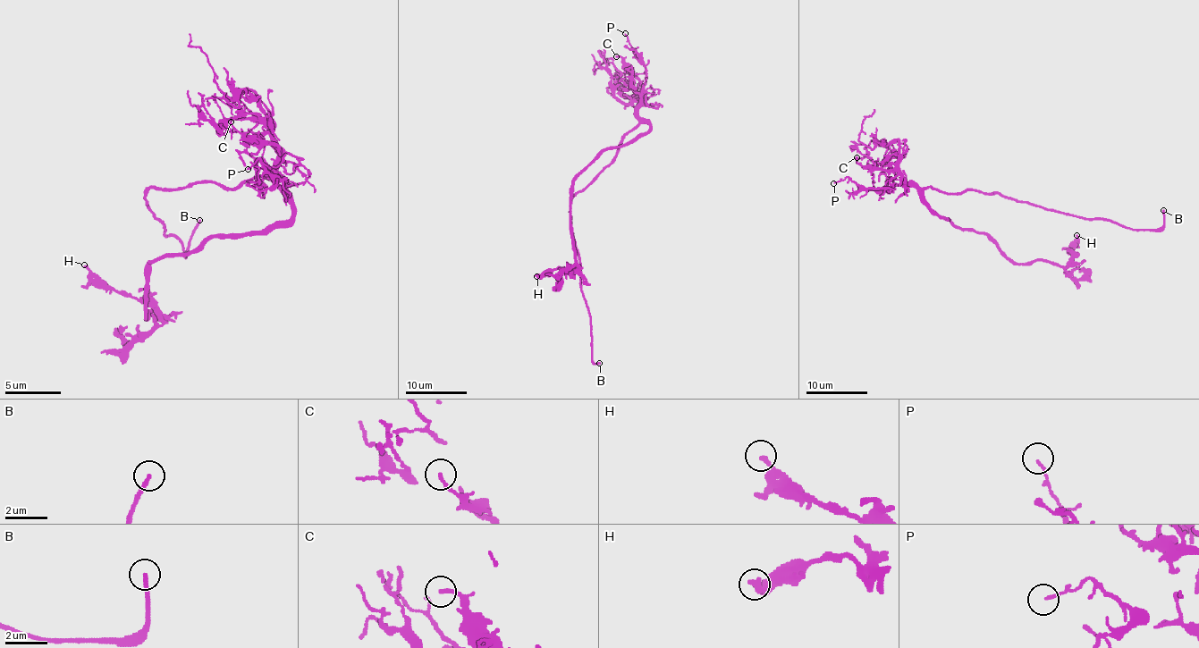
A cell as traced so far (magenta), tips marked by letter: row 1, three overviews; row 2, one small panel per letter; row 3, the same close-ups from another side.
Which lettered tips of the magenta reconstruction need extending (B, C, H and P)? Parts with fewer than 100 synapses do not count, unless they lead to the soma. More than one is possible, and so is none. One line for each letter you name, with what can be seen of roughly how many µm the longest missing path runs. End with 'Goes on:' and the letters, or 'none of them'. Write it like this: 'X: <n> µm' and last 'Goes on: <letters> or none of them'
B: 9 µm
Goes on: B

